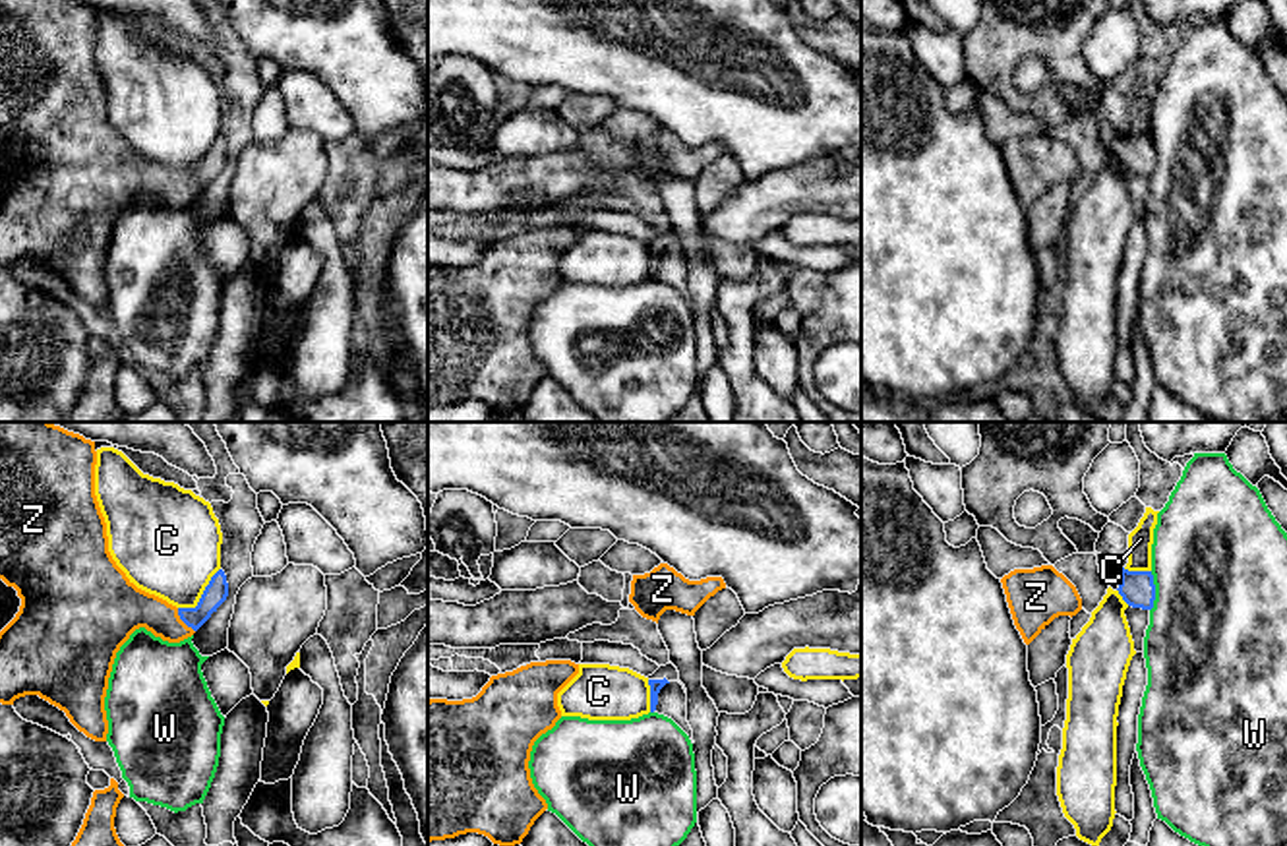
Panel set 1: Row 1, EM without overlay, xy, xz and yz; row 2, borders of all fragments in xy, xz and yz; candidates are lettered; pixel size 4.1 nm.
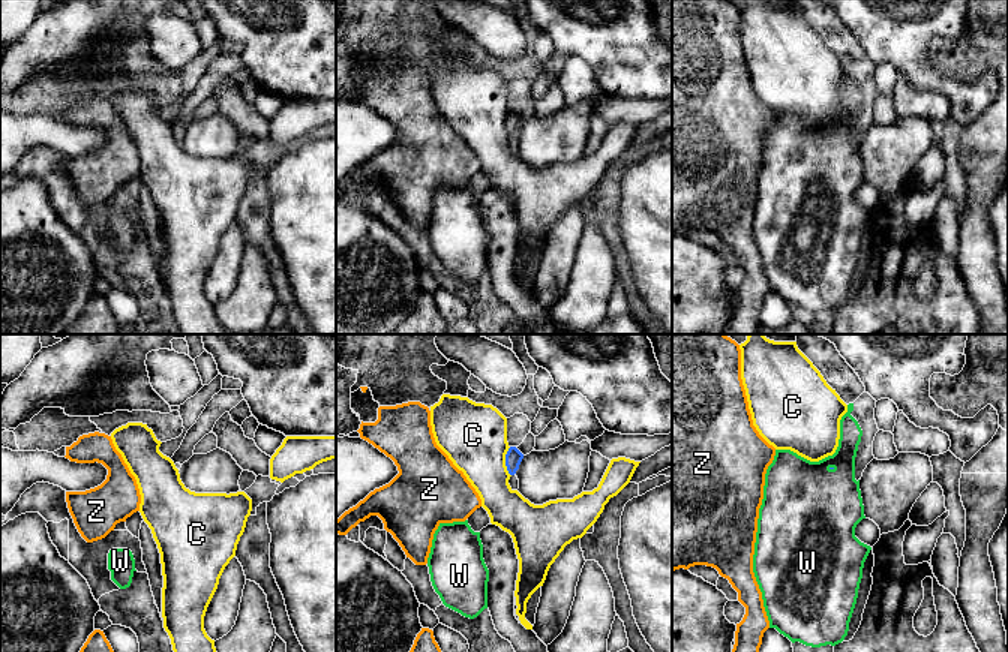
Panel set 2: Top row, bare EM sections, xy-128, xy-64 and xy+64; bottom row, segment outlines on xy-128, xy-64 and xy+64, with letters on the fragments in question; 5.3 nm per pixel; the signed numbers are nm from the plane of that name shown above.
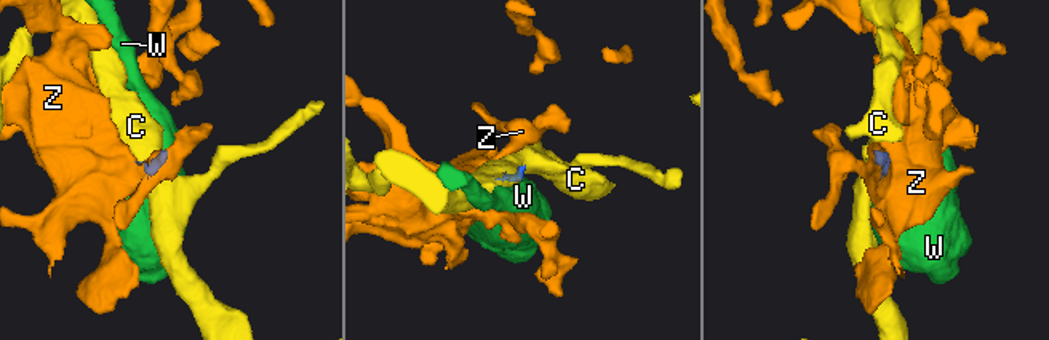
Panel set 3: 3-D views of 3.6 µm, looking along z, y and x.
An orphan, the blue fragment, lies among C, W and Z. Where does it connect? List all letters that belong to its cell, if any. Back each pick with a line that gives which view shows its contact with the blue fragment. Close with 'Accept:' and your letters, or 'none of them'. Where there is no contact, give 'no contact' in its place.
Z: xy
Accept: Z

